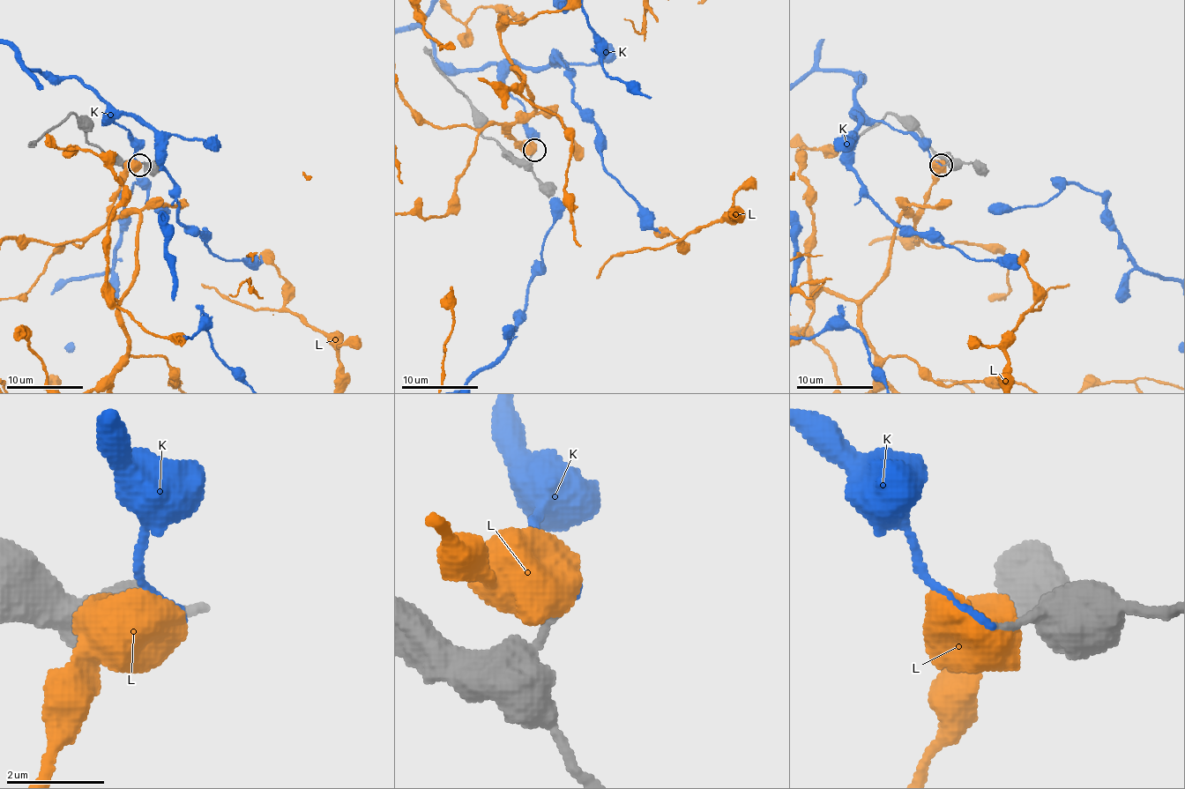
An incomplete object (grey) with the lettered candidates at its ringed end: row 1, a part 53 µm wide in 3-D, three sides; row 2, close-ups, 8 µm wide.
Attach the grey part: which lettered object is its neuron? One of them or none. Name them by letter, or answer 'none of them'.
none of them

